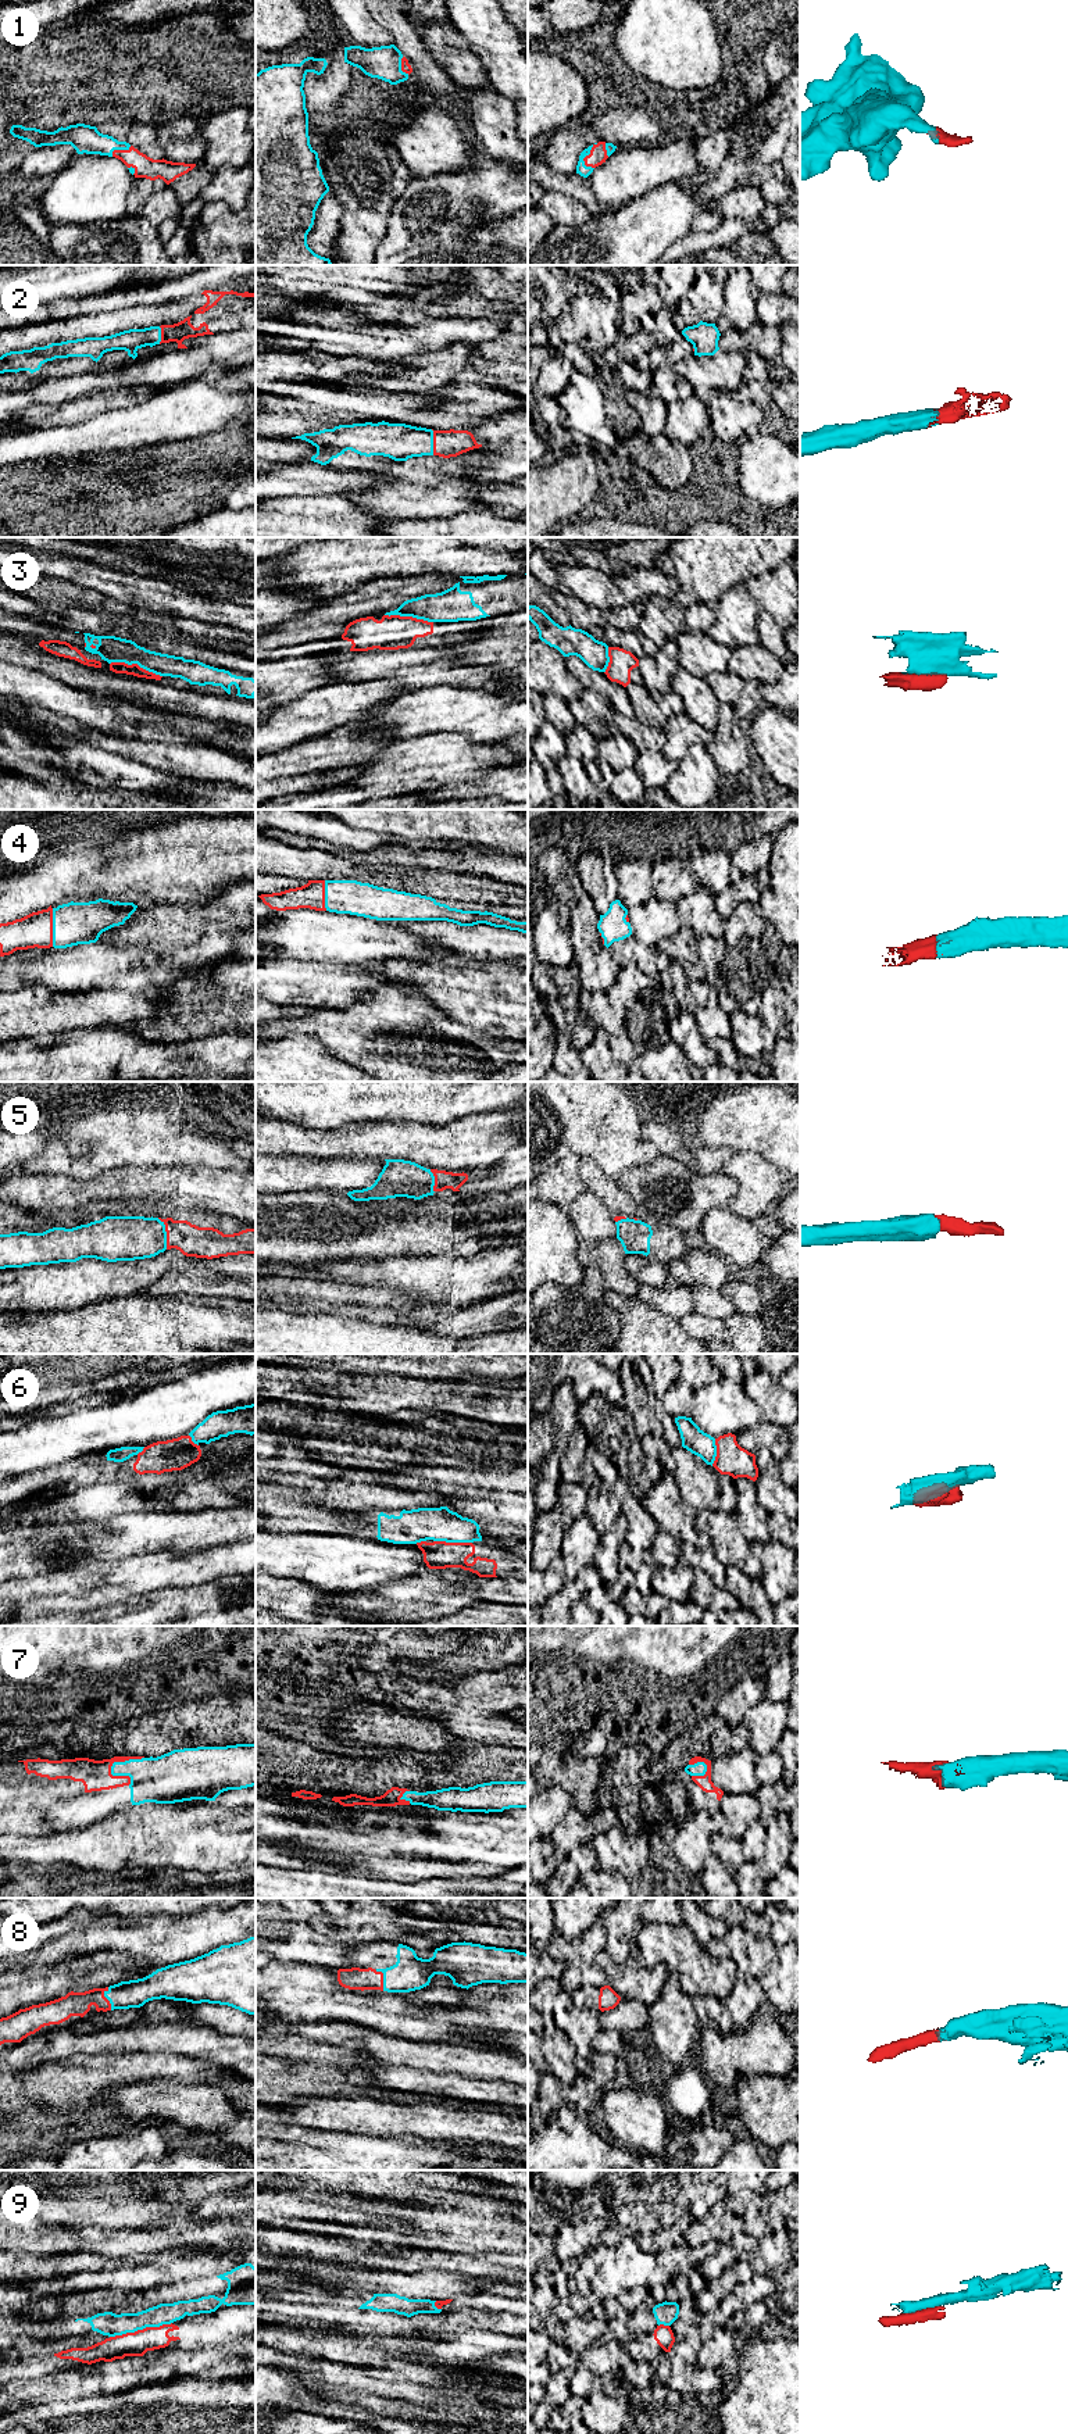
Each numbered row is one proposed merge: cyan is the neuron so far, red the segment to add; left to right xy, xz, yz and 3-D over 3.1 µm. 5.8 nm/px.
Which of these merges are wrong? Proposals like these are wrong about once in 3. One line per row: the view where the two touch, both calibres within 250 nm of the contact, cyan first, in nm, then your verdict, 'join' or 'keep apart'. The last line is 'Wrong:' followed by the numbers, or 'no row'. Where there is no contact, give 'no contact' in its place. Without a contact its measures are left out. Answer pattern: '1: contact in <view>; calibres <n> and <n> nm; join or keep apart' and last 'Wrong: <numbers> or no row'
1: contact in yz; calibres 70 and 100 nm; join
2: contact in xz; calibres 220 and 160 nm; join
3: contact in xy; calibres 150 and 70 nm; keep apart
4: contact in xy; calibres 240 and 190 nm; join
5: contact in xy; calibres 260 and 180 nm; join
6: contact in xz; calibres 190 and 160 nm; keep apart
7: contact in xy; calibres 260 and 180 nm; join
8: contact in xy; calibres 160 and 140 nm; join
9: contact in xy; calibres 140 and 140 nm; keep apart
Wrong: 3, 6, 9

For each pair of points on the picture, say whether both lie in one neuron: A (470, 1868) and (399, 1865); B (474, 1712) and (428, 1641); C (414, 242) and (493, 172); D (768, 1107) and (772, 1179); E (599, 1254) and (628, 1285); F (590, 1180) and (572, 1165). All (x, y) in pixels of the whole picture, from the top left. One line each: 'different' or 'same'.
A: same
B: same
C: same
D: different
E: same
F: different

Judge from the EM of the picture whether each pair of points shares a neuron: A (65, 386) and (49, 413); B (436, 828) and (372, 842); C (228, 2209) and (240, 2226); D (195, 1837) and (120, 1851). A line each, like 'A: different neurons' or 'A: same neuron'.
A: different neurons
B: different neurons
C: different neurons
D: same neuron

